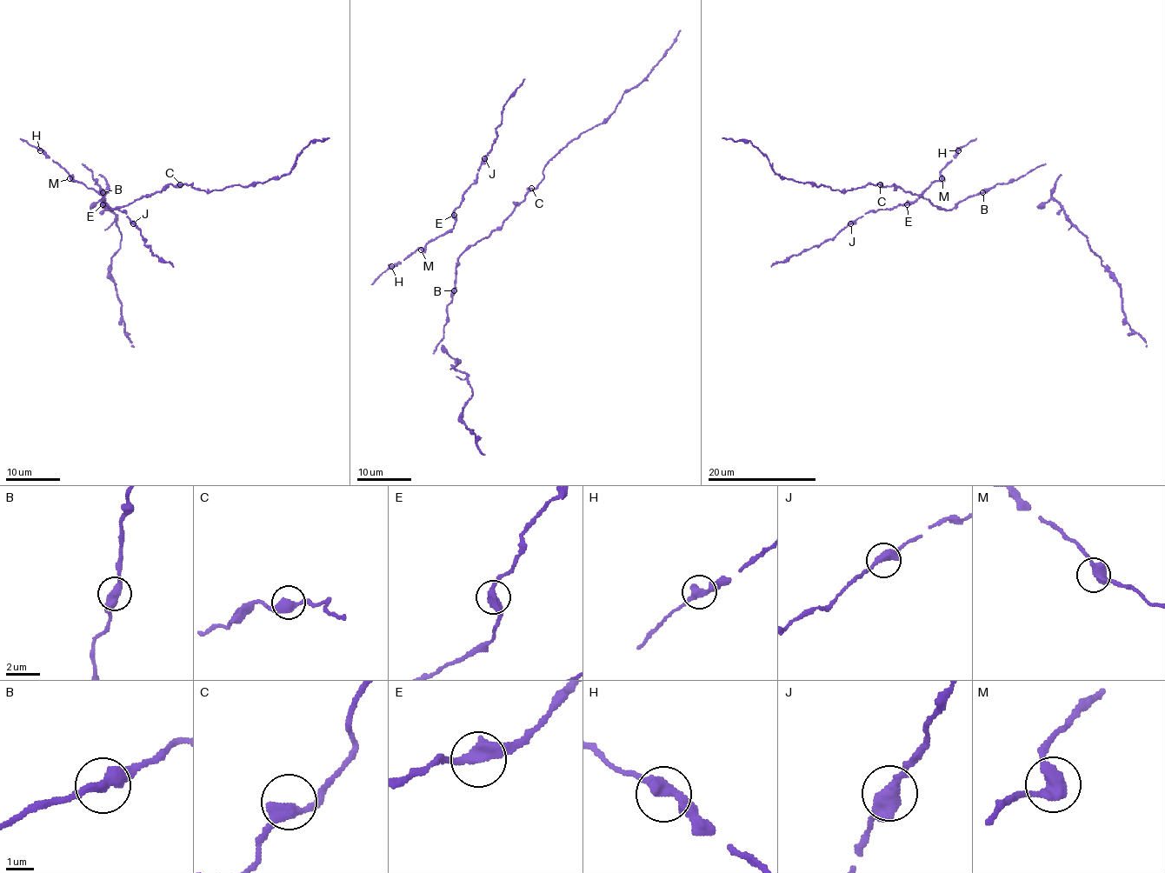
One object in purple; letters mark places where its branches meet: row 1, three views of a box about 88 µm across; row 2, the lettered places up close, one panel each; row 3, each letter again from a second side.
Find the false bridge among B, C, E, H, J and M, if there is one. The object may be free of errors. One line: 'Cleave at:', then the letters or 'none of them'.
Cleave at: none of them

